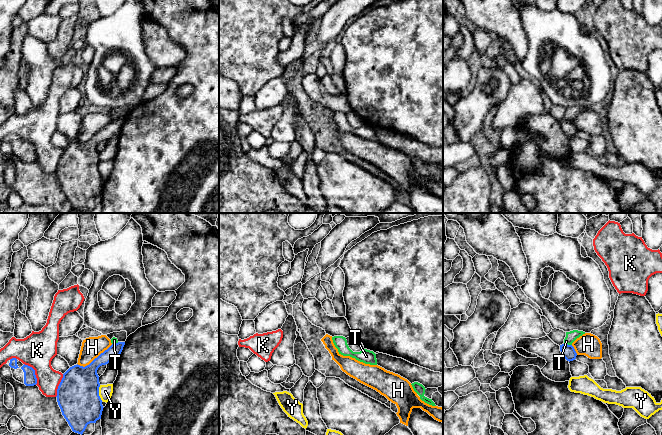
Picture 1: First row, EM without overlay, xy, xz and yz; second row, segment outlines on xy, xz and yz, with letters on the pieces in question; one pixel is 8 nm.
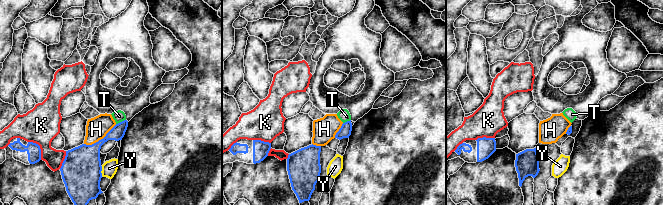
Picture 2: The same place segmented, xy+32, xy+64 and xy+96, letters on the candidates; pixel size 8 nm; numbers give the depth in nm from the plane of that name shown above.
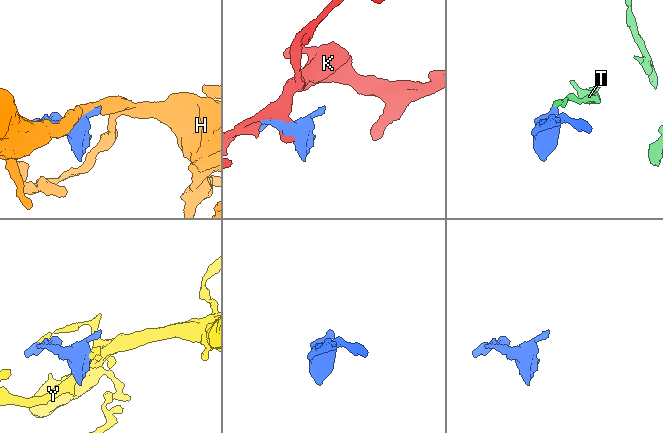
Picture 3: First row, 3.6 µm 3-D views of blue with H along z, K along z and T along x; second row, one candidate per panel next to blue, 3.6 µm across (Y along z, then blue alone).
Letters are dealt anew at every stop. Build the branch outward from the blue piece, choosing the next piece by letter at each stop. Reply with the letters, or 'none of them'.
none of them

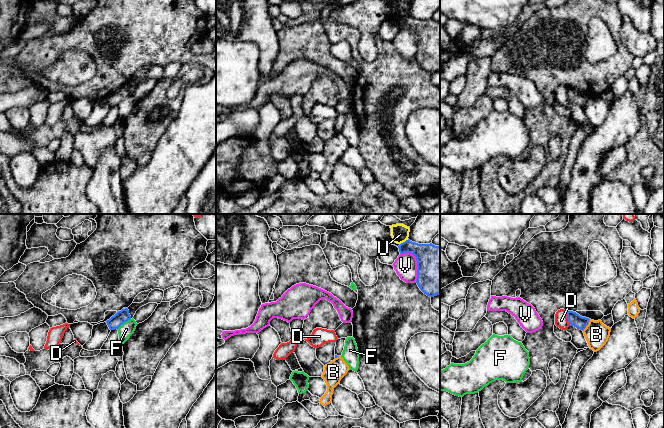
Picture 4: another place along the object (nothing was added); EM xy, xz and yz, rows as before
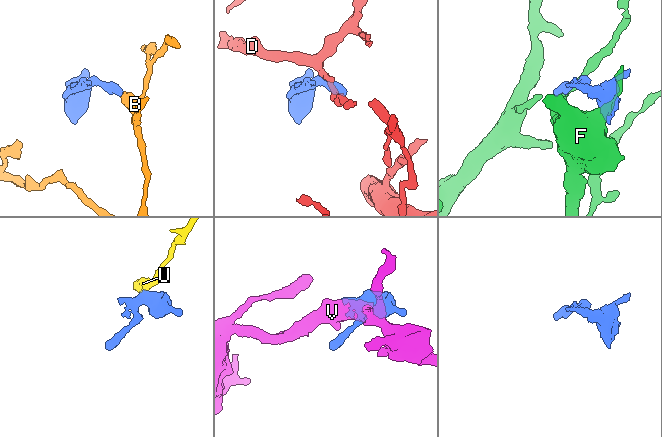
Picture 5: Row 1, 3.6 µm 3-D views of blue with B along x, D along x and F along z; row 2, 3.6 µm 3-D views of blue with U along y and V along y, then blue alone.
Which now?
none of them

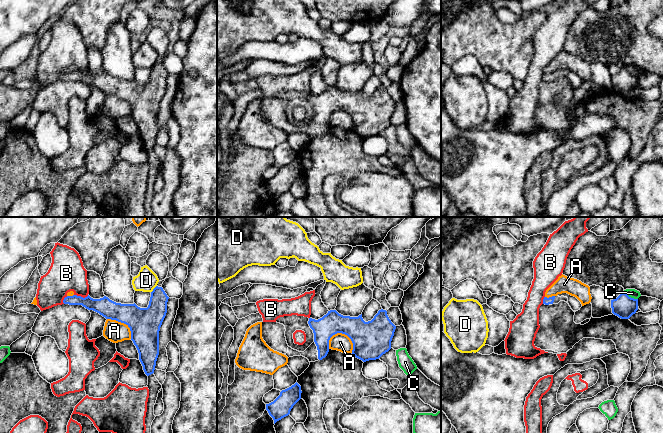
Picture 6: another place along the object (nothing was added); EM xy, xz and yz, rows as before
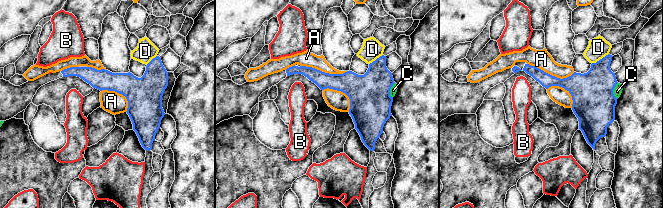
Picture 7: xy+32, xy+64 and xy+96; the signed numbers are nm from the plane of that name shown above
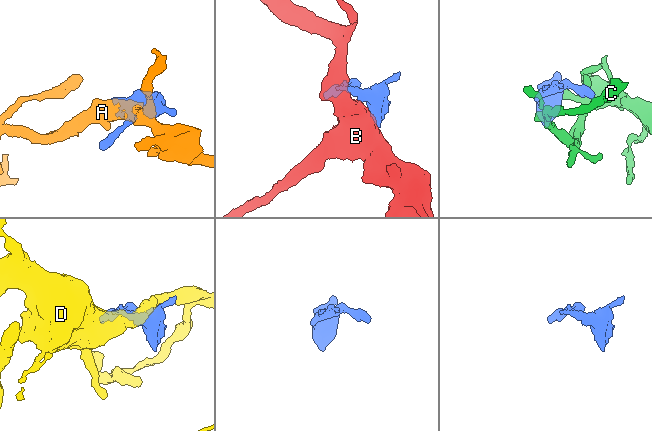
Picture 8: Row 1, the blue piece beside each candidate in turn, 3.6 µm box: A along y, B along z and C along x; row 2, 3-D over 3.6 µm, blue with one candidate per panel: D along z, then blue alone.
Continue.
none of them

